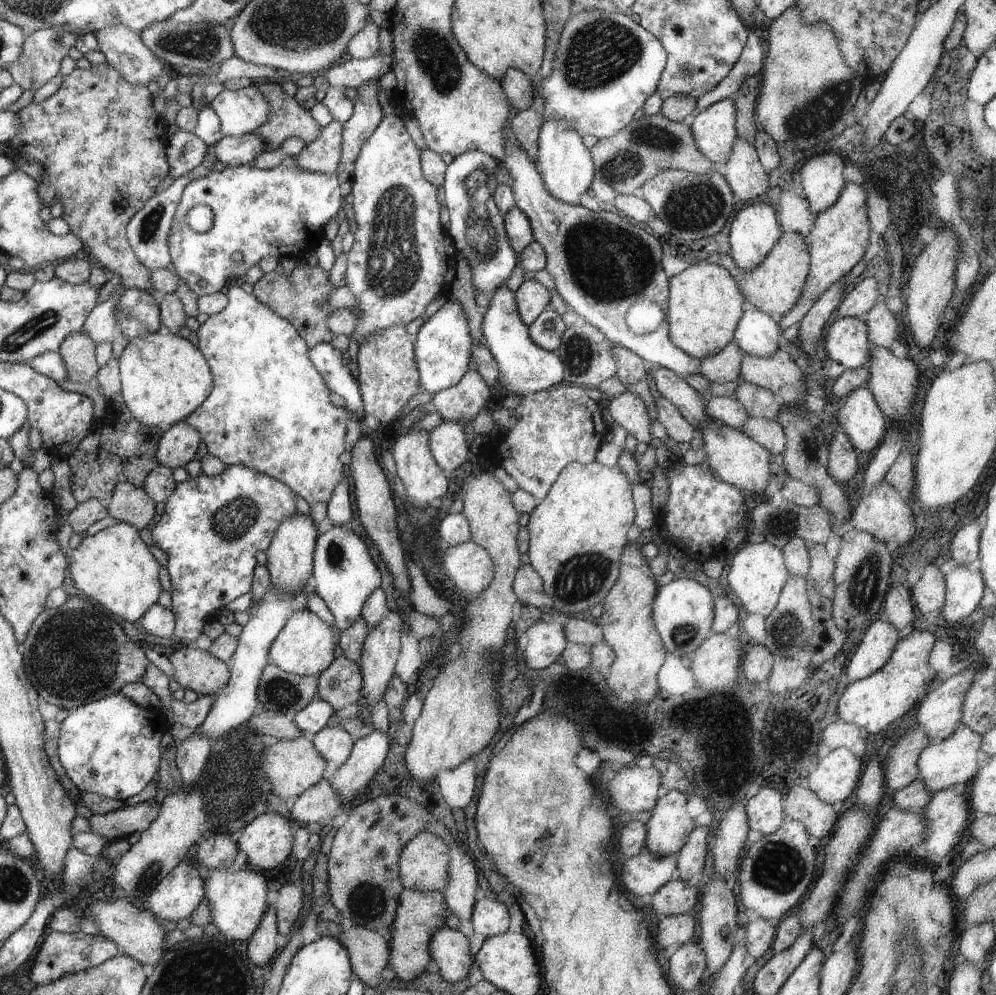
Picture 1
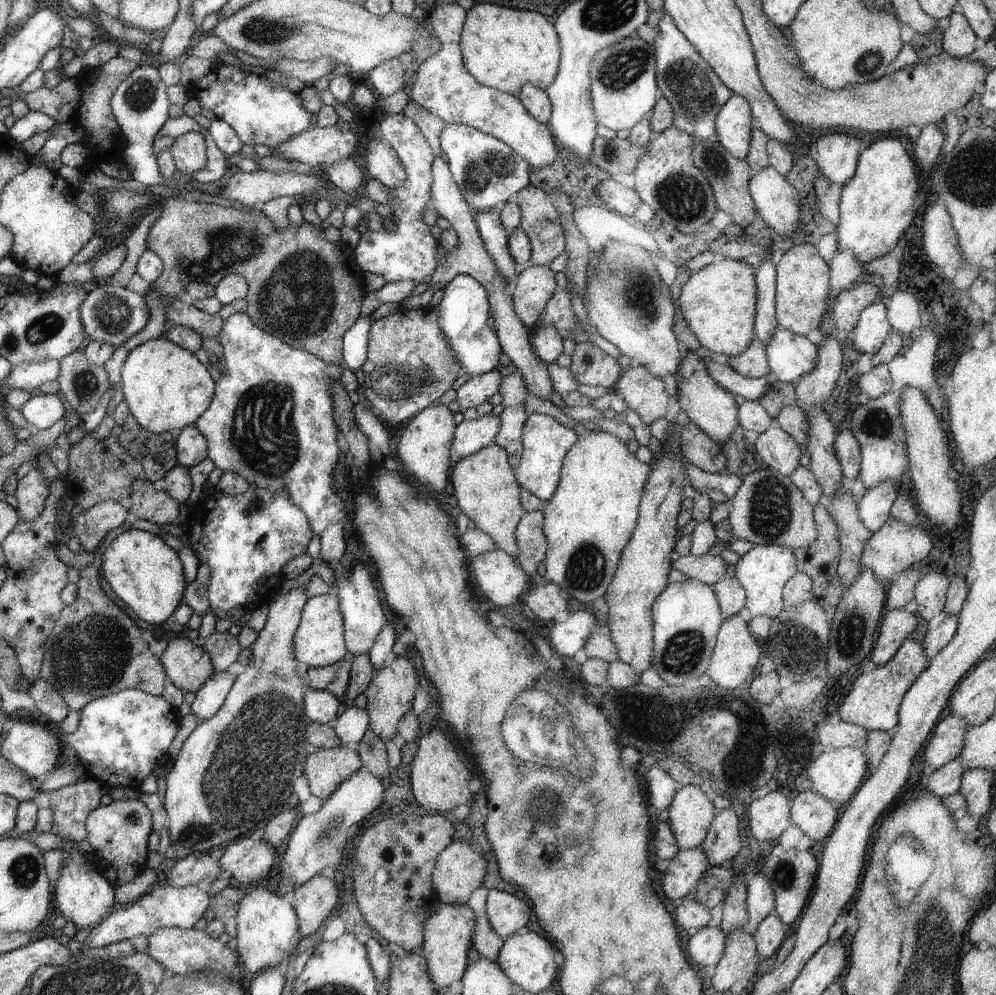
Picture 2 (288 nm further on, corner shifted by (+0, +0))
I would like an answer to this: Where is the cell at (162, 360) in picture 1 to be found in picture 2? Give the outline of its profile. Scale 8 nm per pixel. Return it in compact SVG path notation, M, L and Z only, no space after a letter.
M163 336L129 352L121 366L121 386L123 402L127 404L131 416L143 430L153 434L177 434L183 428L193 426L213 402L213 380L207 368L197 362L189 350L183 350Z

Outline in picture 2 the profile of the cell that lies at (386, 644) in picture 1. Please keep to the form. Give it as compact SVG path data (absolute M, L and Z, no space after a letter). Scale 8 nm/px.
M395 658L391 666L381 668L379 672L373 674L371 684L365 688L365 696L367 696L367 714L369 714L369 730L373 734L377 734L383 742L393 740L395 734L399 732L399 722L401 718L409 712L411 708L411 698L417 686L417 676L413 666L407 662L407 658Z

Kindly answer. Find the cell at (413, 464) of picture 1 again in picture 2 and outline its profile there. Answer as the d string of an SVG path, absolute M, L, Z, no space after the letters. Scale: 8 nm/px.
M431 406L419 412L413 420L409 420L403 428L403 434L397 440L397 456L405 468L405 472L421 486L431 490L441 490L447 484L449 472L449 448L453 448L453 414L441 406Z

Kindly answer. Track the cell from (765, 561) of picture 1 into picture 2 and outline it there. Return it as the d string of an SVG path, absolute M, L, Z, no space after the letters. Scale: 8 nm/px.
M753 546L747 554L743 554L737 564L733 566L737 582L743 586L747 600L745 608L751 612L751 616L769 616L775 620L779 612L783 612L783 588L785 584L797 574L797 560L793 556L791 548L783 546Z

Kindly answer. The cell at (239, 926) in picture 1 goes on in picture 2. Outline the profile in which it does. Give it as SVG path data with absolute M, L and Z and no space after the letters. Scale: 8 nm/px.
M255 886L245 890L245 896L239 904L237 912L237 954L241 958L241 966L247 978L255 978L259 972L271 970L277 966L299 940L299 916L295 916L291 904L275 894L267 892L263 886Z

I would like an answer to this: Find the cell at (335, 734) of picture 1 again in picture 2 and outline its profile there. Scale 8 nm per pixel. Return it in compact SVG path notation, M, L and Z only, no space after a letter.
M351 706L341 716L337 716L337 720L331 720L327 726L331 726L335 734L341 738L341 746L355 748L369 730L369 714L365 708Z

